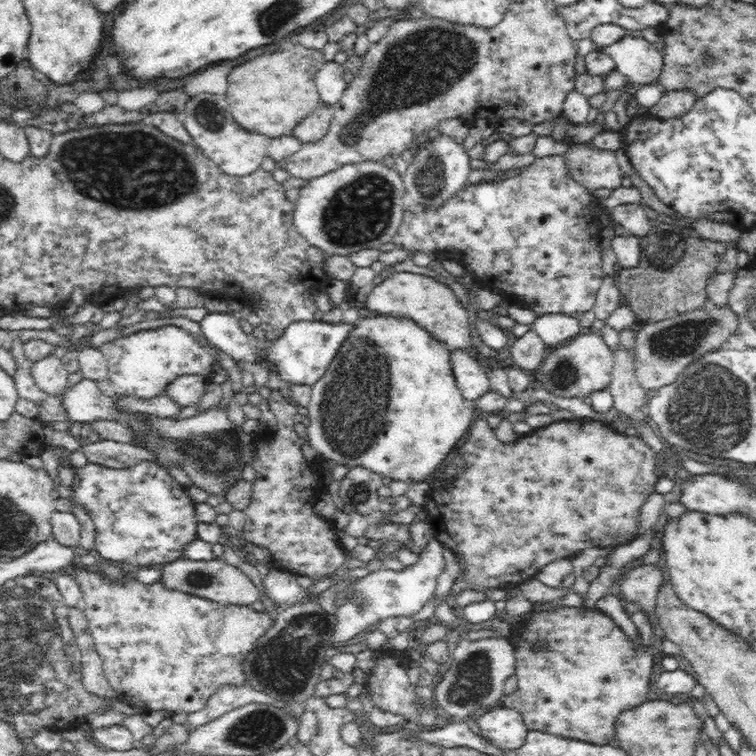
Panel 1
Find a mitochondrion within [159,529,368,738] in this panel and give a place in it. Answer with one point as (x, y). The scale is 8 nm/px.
(271, 665)

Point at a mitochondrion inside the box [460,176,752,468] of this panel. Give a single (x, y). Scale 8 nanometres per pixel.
(682, 338)

